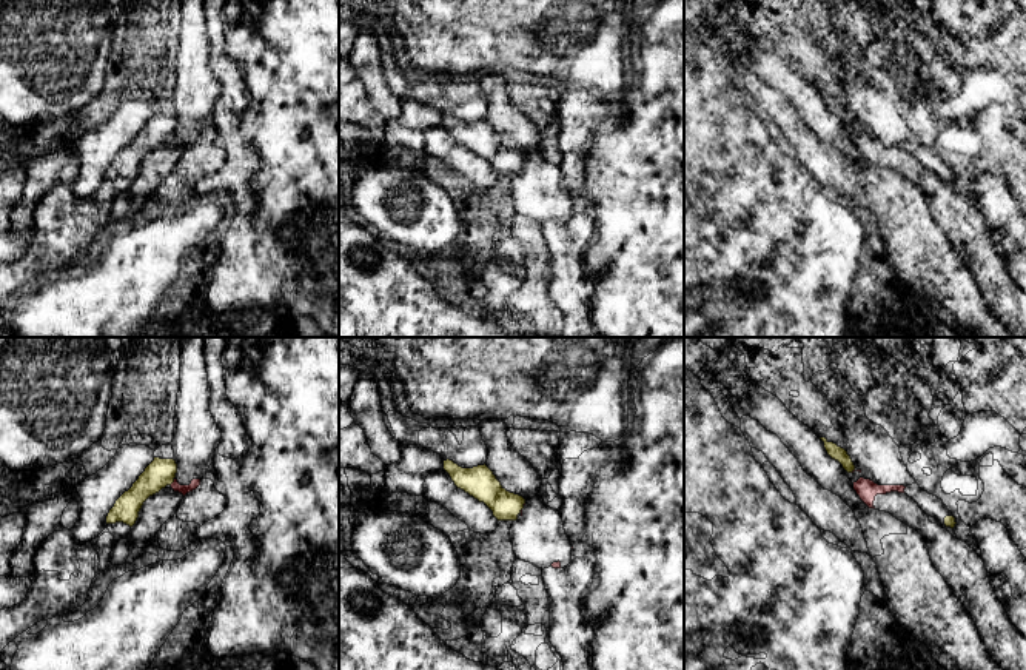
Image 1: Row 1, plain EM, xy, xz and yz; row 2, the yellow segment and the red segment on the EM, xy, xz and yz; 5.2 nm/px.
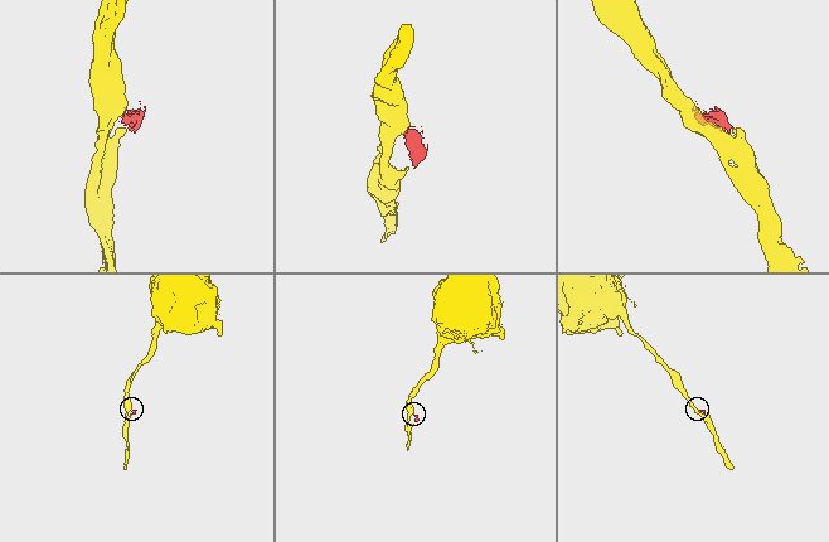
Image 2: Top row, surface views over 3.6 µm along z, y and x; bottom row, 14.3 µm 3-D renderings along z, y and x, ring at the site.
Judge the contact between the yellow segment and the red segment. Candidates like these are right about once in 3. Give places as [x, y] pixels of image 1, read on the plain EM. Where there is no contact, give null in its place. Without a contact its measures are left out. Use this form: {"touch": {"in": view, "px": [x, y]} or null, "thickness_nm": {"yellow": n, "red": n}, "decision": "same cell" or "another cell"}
{"touch": {"in": "xy", "px": [171, 137]}, "thickness_nm": {"yellow": 150, "red": 50}, "decision": "another cell"}

